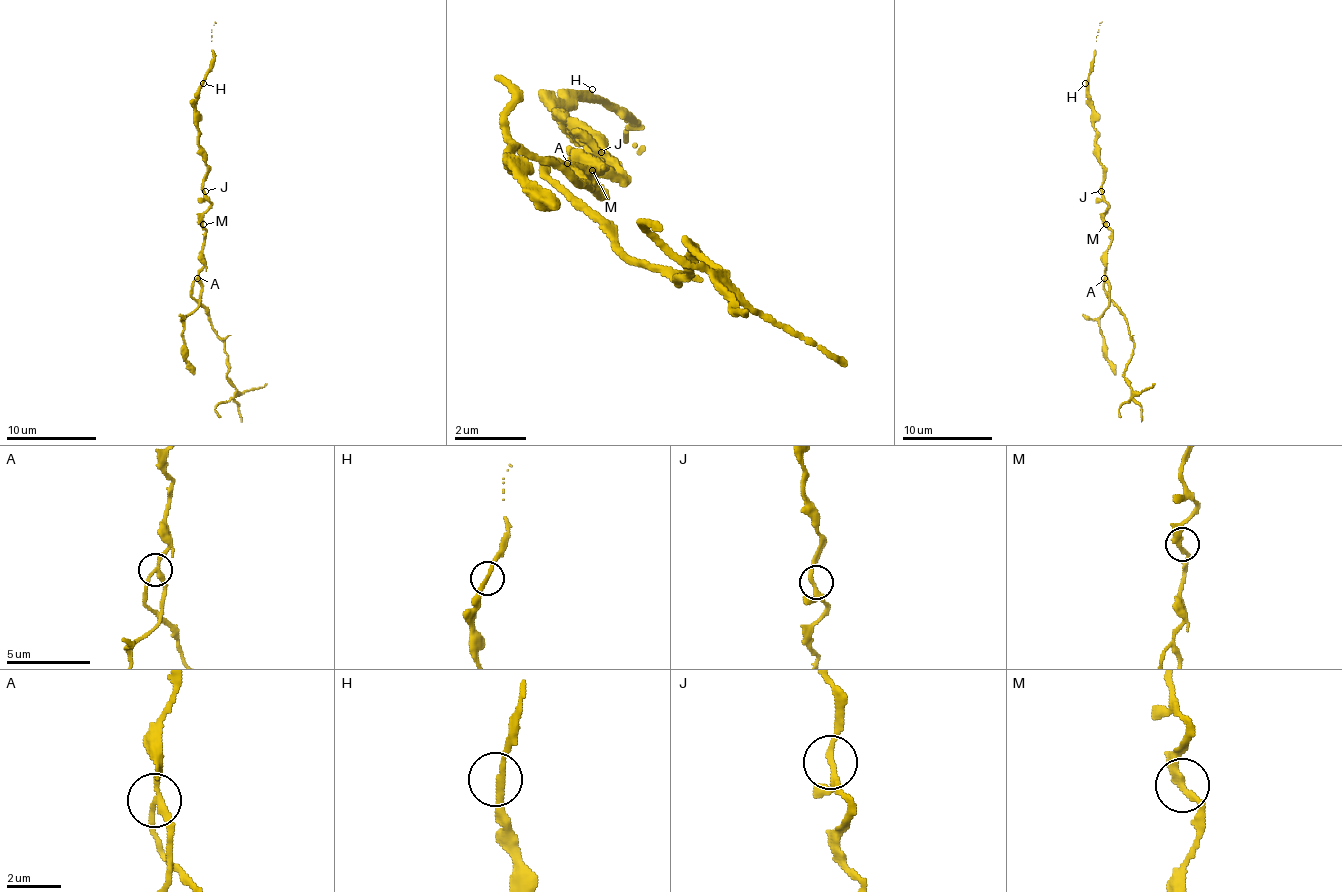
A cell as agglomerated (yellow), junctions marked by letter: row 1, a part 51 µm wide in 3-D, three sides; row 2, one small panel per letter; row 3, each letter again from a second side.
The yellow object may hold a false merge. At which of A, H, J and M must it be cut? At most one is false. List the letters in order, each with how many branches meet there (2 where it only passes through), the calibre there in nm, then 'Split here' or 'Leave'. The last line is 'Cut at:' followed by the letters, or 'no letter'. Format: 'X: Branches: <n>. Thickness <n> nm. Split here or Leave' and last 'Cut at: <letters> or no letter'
A: Branches: 3. Thickness 200 nm. Split here
H: Branches: 2. Thickness 240 nm. Leave
J: Branches: 3. Thickness 200 nm. Leave
M: Branches: 3. Thickness 240 nm. Leave
Cut at: A

